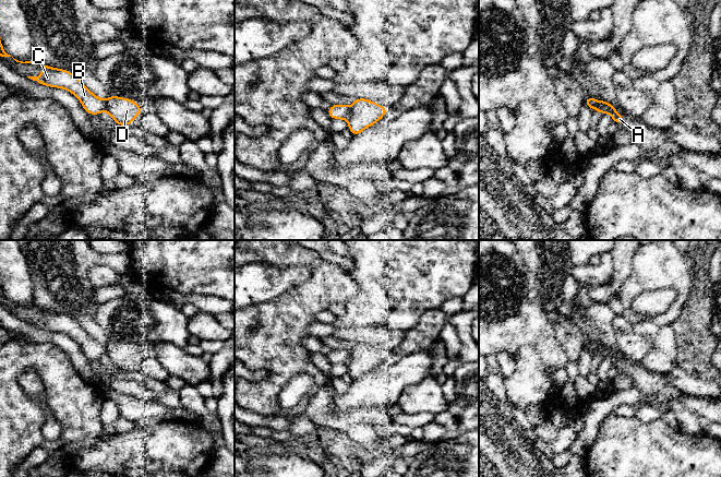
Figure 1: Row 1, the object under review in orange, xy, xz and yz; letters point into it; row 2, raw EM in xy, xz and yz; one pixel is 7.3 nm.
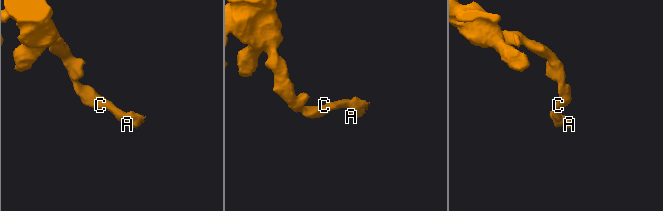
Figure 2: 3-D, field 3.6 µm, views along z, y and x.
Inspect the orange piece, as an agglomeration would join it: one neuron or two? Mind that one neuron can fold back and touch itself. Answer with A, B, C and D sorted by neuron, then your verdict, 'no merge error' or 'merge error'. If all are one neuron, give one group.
groups A D / B C; merge error

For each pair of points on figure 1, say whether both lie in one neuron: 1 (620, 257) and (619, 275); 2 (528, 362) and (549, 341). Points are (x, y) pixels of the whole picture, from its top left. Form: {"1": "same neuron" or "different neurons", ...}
{"1": "same neuron", "2": "different neurons"}

